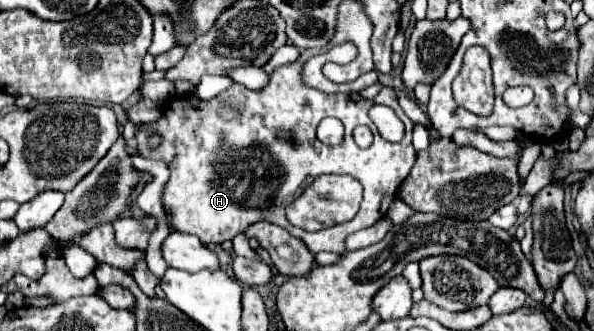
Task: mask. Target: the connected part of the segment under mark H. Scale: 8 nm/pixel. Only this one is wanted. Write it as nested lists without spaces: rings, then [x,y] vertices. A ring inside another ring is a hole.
[[[329,45],[303,51],[297,61],[275,69],[269,75],[269,83],[259,91],[233,83],[227,91],[209,101],[203,101],[193,93],[177,95],[165,103],[161,119],[139,125],[135,135],[139,157],[167,163],[171,173],[163,187],[163,207],[171,217],[173,229],[197,235],[203,245],[221,245],[241,233],[245,225],[269,221],[287,229],[293,237],[301,237],[311,253],[345,253],[347,235],[375,225],[387,213],[401,181],[415,163],[415,149],[411,143],[413,121],[397,105],[391,87],[385,87],[373,101],[353,101],[349,95],[327,95],[303,85],[299,77],[303,63],[327,49]],[[375,103],[389,105],[405,123],[405,137],[399,143],[385,141],[377,133],[377,127],[367,115],[369,107]],[[323,117],[337,117],[345,125],[345,137],[335,147],[321,143],[315,135]],[[357,125],[371,125],[375,135],[371,147],[361,149],[355,143],[353,129]],[[151,131],[159,131],[163,137],[163,143],[153,151],[147,147],[147,135]],[[279,131],[289,133],[291,139],[279,137]],[[323,173],[355,177],[363,185],[363,203],[349,223],[307,233],[285,219],[285,207]]]

